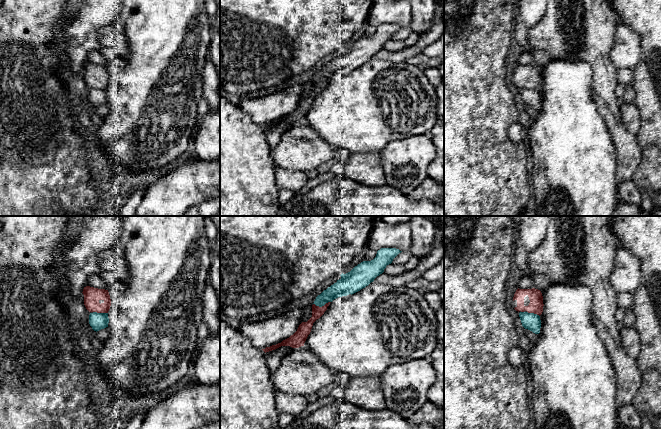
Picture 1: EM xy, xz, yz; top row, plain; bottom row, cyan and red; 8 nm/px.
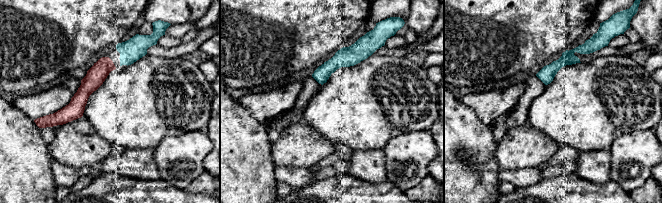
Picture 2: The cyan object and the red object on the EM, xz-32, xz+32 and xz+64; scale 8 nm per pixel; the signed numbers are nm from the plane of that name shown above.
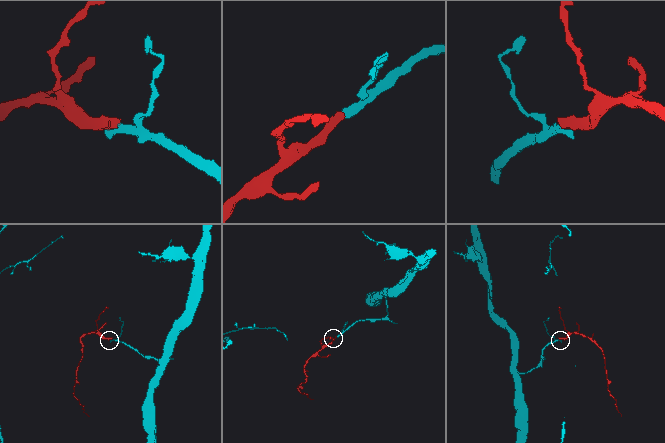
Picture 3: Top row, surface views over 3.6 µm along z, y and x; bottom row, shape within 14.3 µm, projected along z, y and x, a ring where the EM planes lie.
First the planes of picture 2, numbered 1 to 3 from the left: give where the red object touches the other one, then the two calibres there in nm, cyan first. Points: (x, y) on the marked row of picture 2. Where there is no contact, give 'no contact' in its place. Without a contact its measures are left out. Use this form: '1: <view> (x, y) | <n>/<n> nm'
1: no contact
2: no contact
3: no contact

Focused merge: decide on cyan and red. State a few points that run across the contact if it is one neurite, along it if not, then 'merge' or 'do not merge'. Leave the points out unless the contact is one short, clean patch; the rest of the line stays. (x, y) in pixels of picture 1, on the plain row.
xz (344, 62), (335, 66), (321, 82), (314, 94), (304, 105) | merge

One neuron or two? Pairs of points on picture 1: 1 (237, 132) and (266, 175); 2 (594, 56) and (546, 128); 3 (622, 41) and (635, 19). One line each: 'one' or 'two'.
1: one
2: two
3: two

